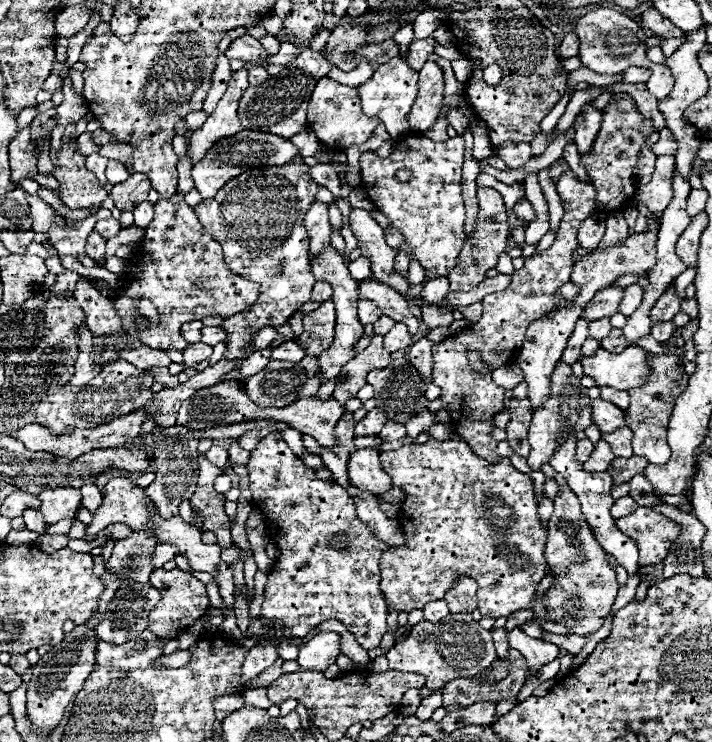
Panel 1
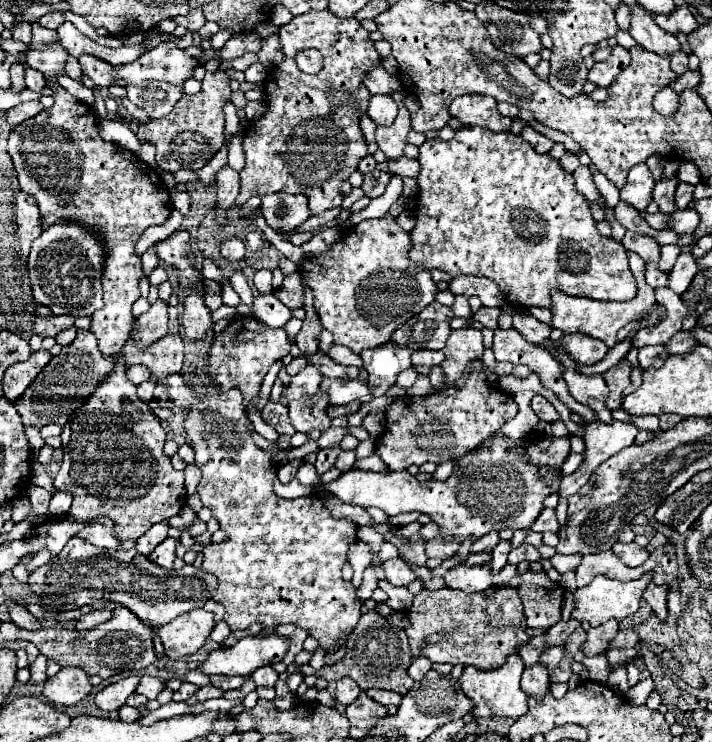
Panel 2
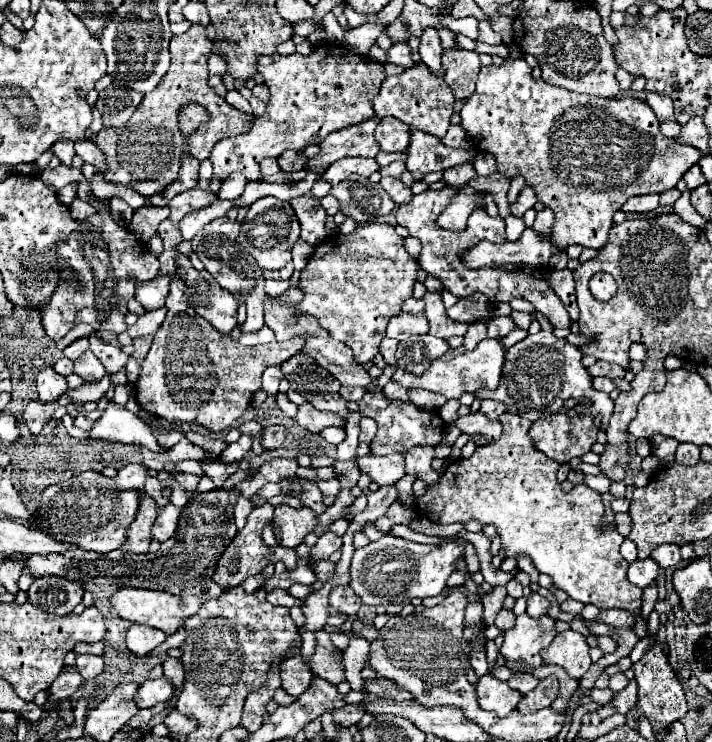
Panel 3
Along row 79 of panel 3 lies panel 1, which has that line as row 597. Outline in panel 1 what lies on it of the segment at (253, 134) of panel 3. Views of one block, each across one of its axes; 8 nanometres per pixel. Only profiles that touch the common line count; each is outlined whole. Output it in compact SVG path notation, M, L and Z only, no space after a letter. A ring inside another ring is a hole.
M276 432L264 436L256 444L256 448L250 452L250 460L246 466L250 470L252 500L258 508L262 508L268 528L272 528L272 540L280 548L276 566L268 574L262 614L250 620L248 630L252 634L262 634L263 629L273 623L273 620L280 620L286 626L285 632L290 632L296 638L304 638L312 630L312 626L336 618L350 628L360 646L364 646L366 650L376 648L386 632L388 616L384 594L380 592L378 560L382 552L388 550L388 546L356 518L354 500L348 496L348 492L332 480L318 480L314 476L314 470L304 466L286 446L282 436L276 436Z

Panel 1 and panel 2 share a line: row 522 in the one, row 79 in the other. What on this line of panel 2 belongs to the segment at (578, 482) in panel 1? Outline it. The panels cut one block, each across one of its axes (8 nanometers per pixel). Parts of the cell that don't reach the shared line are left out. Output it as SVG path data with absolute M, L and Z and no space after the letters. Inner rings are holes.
M616 46L606 60L596 62L592 66L588 80L600 88L608 88L616 80L616 76L624 70L624 66L628 66L628 64L630 64L630 52L622 46Z

